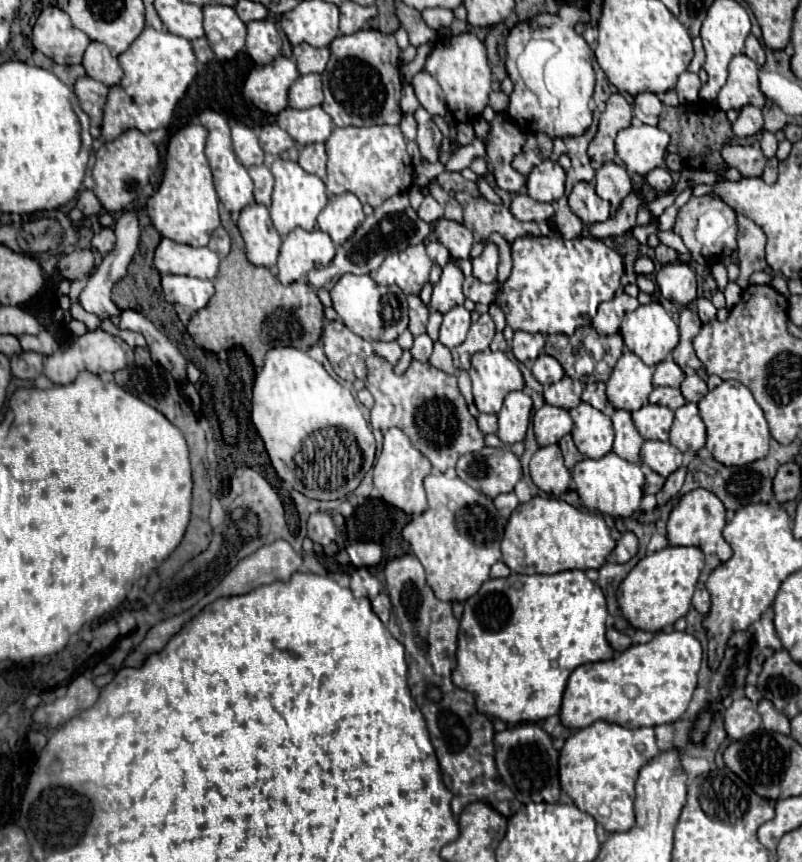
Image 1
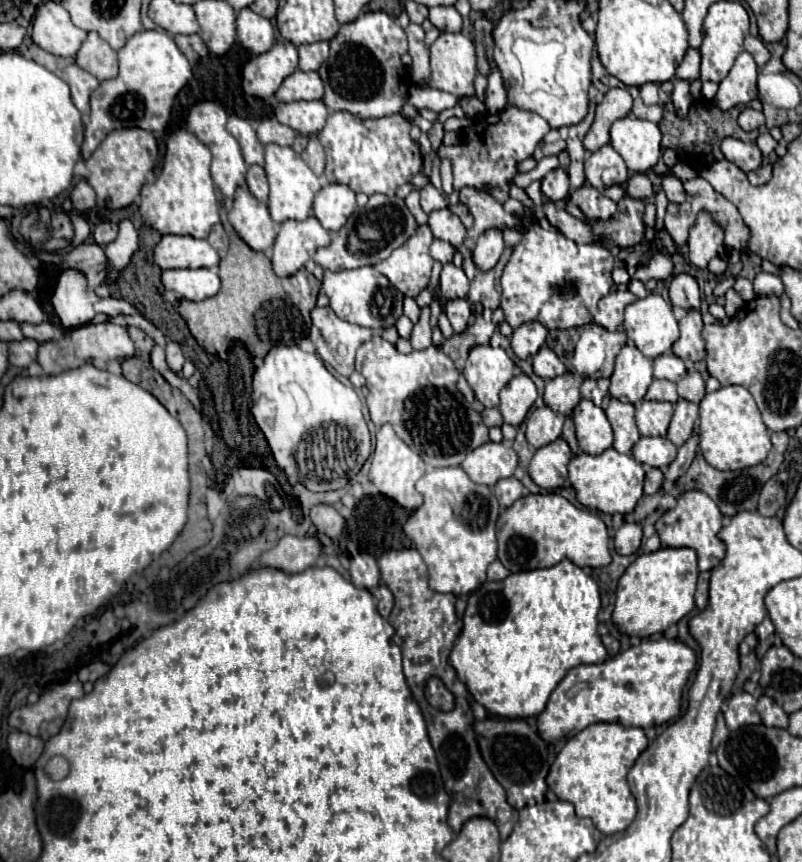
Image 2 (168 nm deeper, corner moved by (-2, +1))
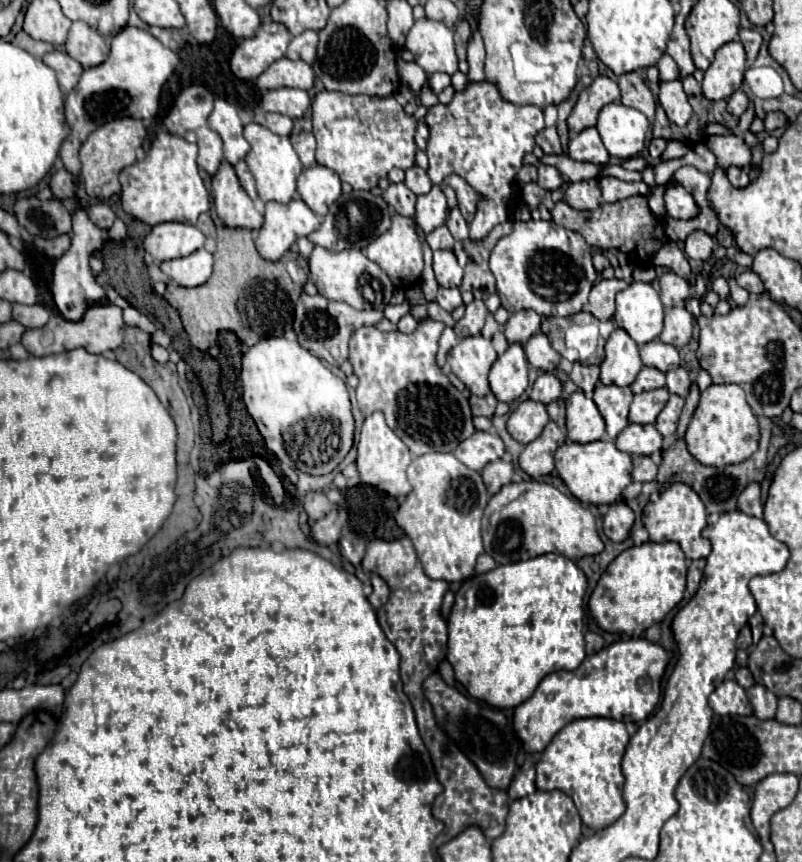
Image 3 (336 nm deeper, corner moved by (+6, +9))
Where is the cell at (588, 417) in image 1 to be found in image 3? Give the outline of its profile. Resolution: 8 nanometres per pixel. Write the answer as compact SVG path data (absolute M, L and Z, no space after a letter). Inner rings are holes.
M576 390L566 400L566 428L568 438L578 444L596 442L604 436L604 418L598 412L594 400L586 398L582 390Z

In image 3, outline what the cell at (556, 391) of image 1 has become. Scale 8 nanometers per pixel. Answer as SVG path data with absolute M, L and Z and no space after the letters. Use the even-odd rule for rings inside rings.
M540 374L532 386L530 398L542 404L550 404L552 400L560 398L562 394L562 382L554 374Z

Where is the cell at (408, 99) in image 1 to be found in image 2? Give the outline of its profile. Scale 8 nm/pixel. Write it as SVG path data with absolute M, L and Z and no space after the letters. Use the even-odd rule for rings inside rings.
M412 86L406 102L412 104L414 108L418 108L418 110L428 108L428 110L434 110L434 112L442 112L446 108L454 108L458 104L458 98L454 98L452 94L442 92L442 90Z

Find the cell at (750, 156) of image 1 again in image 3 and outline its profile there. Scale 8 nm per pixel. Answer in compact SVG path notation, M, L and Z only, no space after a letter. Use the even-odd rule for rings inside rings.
M710 136L706 140L706 146L714 152L714 156L718 158L718 166L724 170L728 170L730 166L744 168L750 164L750 148L740 136Z

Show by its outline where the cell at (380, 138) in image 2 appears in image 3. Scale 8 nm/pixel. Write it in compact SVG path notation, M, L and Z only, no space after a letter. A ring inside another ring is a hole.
M322 90L312 100L312 126L316 136L316 160L322 166L332 168L342 182L348 182L354 190L370 190L378 184L380 178L384 178L392 168L410 168L414 166L414 154L416 154L416 126L418 118L408 116L404 108L394 100L394 96L388 98L372 98L368 94L340 94Z

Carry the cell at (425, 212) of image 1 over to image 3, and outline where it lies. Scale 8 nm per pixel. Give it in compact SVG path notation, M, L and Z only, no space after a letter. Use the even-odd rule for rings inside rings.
M412 166L412 168L408 168L404 174L406 174L404 184L406 184L416 196L428 194L428 190L432 188L432 182L430 182L426 170L422 170L420 166Z

